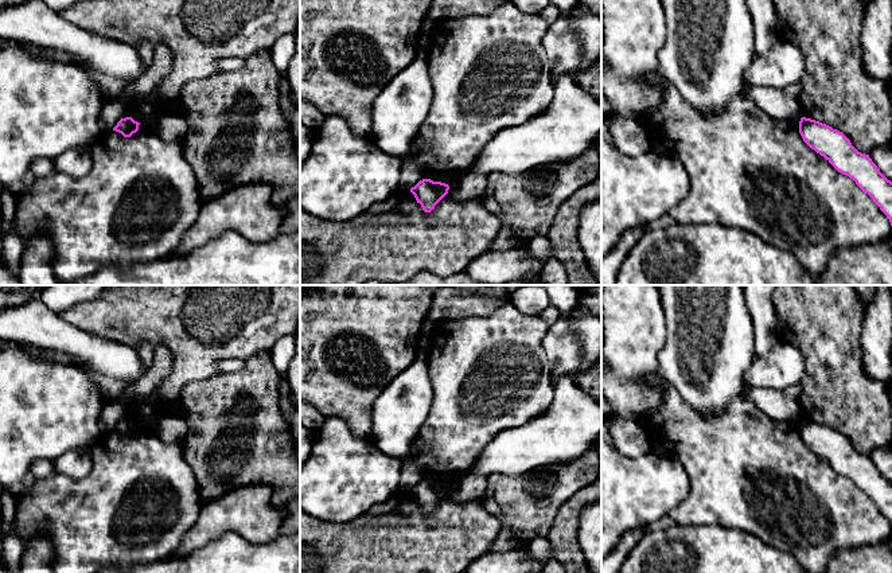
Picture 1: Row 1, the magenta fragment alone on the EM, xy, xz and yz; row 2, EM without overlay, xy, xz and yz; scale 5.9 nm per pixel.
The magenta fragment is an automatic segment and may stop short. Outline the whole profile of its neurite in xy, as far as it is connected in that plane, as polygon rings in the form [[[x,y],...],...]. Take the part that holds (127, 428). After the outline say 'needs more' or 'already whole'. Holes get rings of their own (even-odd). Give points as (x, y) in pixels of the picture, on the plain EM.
[[[132,418],[121,420],[113,432],[121,434],[124,438],[131,438],[139,432],[140,424],[135,422]]]; already whole

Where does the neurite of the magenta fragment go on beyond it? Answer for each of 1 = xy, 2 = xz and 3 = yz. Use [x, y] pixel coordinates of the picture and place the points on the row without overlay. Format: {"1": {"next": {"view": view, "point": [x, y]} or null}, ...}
{"1": {"next": null}, "2": {"next": null}, "3": {"next": null}}

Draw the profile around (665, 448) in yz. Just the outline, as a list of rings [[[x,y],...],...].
[[[650,440],[651,452],[661,456],[673,456],[674,444],[671,441]]]

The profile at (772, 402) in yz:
[[[748,387],[747,390],[752,402],[772,420],[799,424],[803,418],[799,404],[787,399],[783,391],[763,387]]]

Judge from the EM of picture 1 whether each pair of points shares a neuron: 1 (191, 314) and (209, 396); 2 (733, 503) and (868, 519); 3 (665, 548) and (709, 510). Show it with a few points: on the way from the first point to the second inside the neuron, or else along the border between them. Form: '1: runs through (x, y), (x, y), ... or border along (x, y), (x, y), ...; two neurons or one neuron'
1: border along (219, 373), (190, 381), (182, 389), (179, 398); two neurons
2: runs through (746, 466), (794, 474), (828, 502); one neuron
3: border along (673, 523), (720, 525), (723, 527); two neurons

